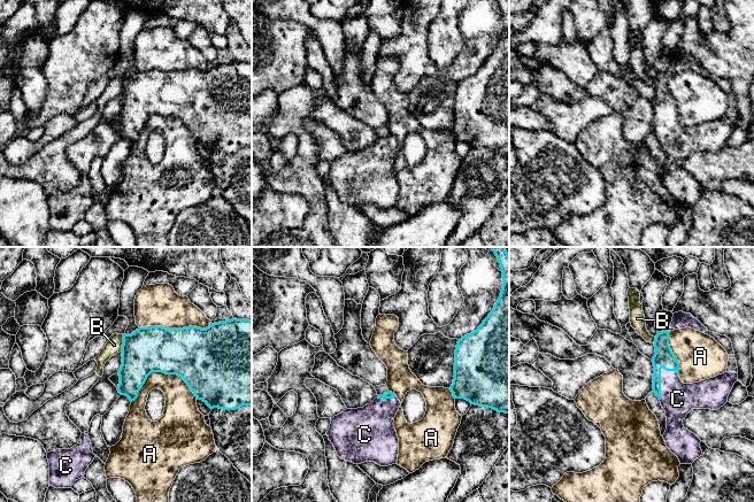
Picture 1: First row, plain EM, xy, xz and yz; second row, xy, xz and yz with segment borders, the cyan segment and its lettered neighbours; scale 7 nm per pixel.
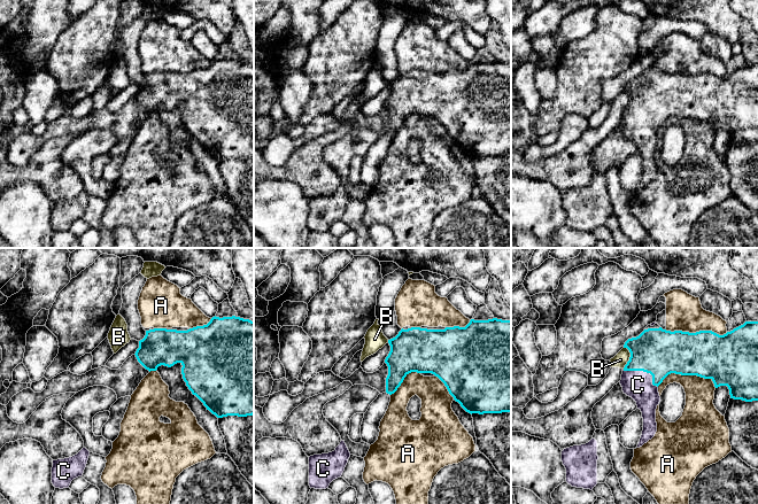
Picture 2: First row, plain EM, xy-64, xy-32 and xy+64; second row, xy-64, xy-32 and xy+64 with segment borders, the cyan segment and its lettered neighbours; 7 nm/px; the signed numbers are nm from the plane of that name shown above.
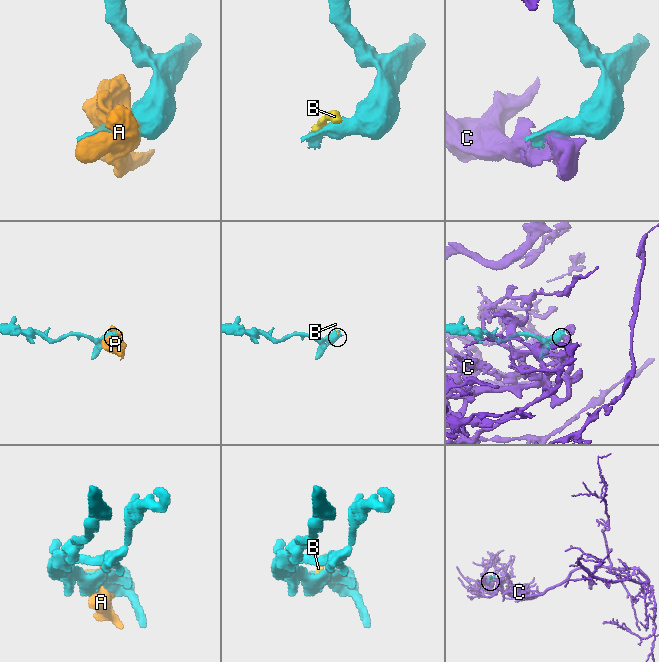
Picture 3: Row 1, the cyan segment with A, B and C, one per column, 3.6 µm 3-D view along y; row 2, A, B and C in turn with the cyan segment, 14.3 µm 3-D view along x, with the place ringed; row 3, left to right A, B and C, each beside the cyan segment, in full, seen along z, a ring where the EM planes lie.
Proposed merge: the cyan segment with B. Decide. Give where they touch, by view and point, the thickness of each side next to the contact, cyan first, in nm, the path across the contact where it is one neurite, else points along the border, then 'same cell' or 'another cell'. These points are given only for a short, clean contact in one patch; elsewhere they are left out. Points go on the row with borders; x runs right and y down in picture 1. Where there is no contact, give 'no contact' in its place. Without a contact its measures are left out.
meets cyan in xy at (123, 342); 320 nm thick on the cyan side, 110 nm on the other; border along xy (123, 334), (123, 344), (120, 350); another cell

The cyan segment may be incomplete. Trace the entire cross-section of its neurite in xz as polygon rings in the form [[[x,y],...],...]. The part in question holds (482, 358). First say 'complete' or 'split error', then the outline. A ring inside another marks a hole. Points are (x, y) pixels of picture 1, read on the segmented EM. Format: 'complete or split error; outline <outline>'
complete; outline [[[491,247],[502,271],[502,289],[493,310],[478,329],[459,339],[455,349],[454,379],[449,387],[454,399],[464,399],[471,404],[487,407],[509,414],[509,255],[506,247]]]

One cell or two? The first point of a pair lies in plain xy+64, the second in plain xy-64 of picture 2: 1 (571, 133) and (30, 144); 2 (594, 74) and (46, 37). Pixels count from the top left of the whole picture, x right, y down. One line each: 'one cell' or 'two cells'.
1: one cell
2: two cells

